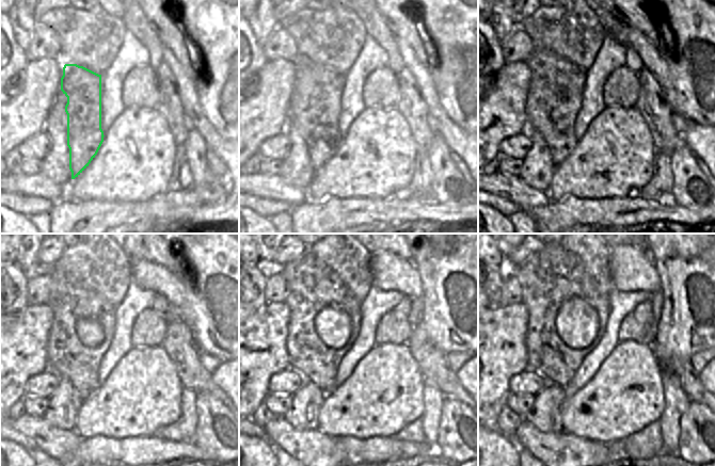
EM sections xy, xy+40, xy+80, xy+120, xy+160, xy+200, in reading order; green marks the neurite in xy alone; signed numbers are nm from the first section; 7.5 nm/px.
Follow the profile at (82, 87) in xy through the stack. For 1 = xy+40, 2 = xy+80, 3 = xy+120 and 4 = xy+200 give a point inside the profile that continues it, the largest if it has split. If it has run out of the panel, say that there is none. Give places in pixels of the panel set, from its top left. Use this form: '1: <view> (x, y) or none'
1: xy+40 (315, 106)
2: xy+80 (554, 99)
3: xy+120 (67, 357)
4: xy+200 (551, 276)

